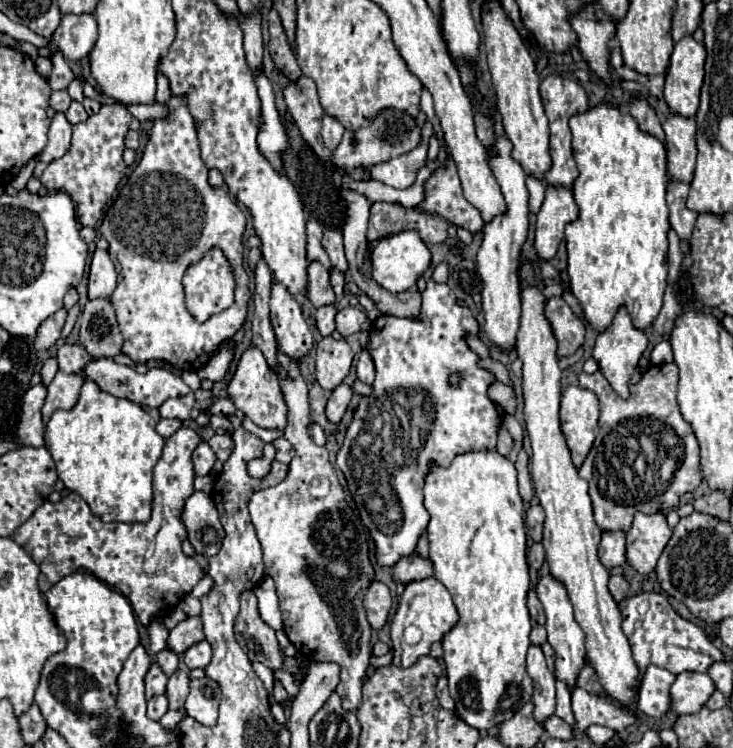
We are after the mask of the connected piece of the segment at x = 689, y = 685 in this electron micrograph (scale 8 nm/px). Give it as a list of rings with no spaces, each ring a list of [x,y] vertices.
[[[682,672],[676,676],[676,682],[670,688],[672,710],[676,716],[698,712],[710,694],[716,690],[708,674],[700,672]]]

